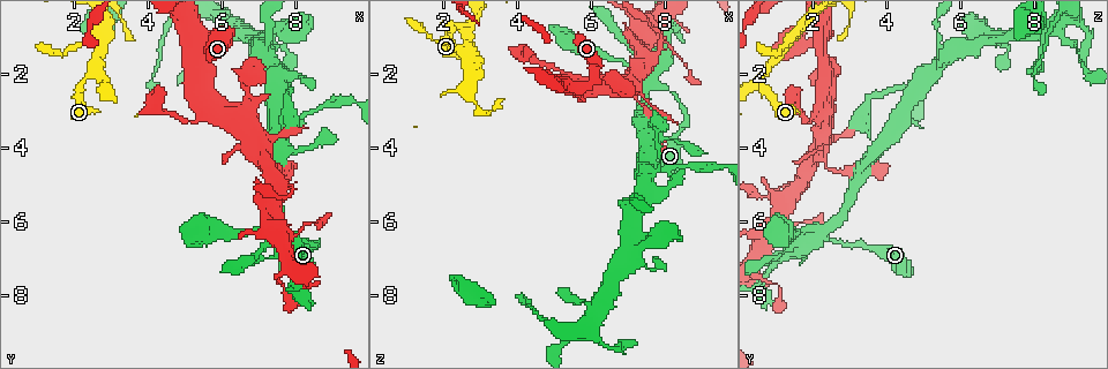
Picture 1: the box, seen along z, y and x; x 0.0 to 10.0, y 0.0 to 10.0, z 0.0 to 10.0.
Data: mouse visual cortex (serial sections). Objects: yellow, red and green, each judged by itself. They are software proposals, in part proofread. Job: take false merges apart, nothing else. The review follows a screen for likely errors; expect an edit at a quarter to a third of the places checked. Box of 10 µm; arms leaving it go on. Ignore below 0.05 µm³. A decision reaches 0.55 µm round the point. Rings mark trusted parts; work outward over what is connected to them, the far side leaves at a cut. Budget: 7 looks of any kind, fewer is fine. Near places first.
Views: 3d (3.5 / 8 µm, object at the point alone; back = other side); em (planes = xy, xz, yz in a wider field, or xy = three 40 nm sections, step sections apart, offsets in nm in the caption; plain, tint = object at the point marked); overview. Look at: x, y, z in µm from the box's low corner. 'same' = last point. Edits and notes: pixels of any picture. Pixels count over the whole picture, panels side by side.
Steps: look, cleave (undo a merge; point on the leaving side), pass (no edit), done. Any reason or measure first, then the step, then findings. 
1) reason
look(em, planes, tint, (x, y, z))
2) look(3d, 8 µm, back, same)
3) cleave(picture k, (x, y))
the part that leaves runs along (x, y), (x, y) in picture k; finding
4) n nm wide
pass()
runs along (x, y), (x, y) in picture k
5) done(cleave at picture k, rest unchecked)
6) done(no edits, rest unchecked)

abrupt turn
look(3d, 8 µm, back, (6.80, 2.20, 2.25))

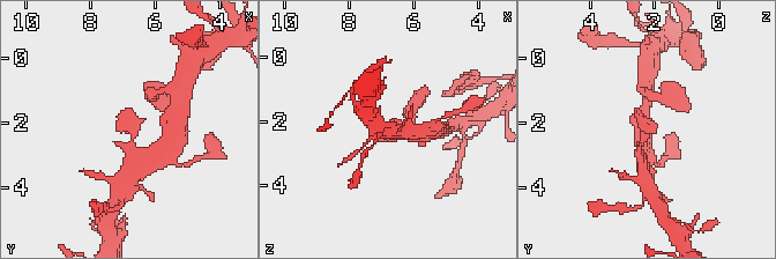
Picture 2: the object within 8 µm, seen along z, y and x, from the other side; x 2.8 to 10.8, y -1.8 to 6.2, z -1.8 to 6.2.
shape alone is not enough
look(em, xy, step 3, tint, same)

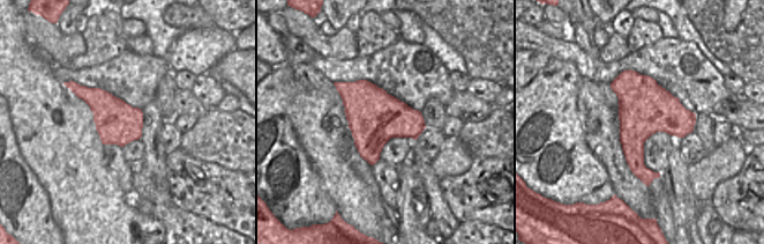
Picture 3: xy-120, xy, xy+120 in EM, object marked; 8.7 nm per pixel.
pass()
runs along (135, 155), (129, 125), (116, 120) in picture 2; continuous, no second cell

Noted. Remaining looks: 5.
three arms meet
look(3d, 3.5 µm, (7.15, 4.20, 2.20))

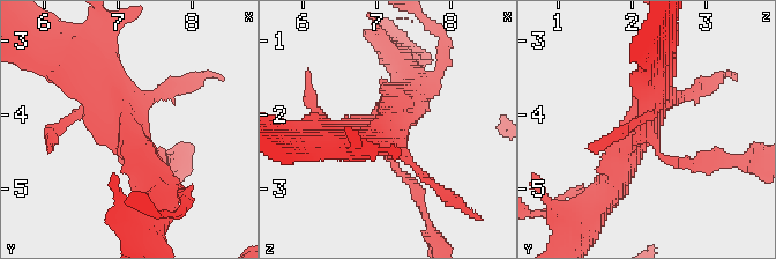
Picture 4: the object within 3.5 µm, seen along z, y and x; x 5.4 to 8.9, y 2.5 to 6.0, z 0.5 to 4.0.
look(em, xy, step 2, tint, (7.10, 4.15, 2.15))

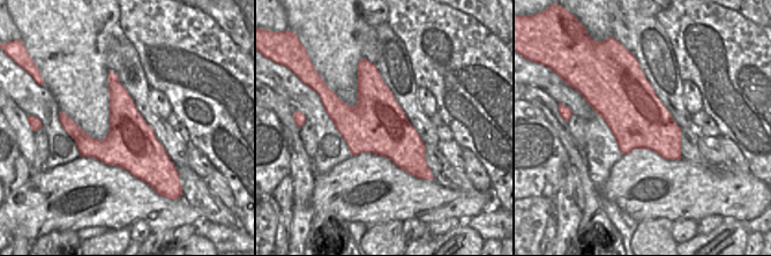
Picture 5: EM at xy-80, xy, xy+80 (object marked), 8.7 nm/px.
500 nm wide
pass()
runs along (84, 65), (113, 90), (156, 186) in picture 4; one cell here

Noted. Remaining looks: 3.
branch point
look(3d, 8 µm, (2.45, 2.05, 0.75))

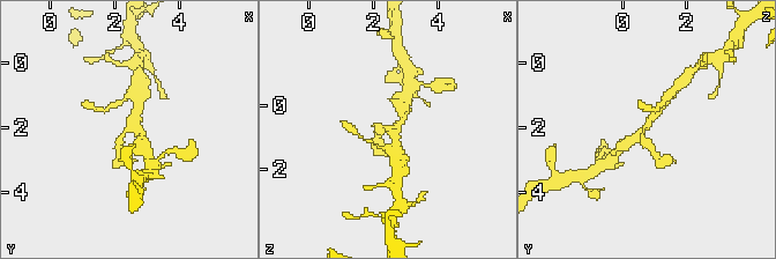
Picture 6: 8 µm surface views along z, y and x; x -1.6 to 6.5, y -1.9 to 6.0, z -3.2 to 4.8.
closer look
look(3d, 3.5 µm, same)

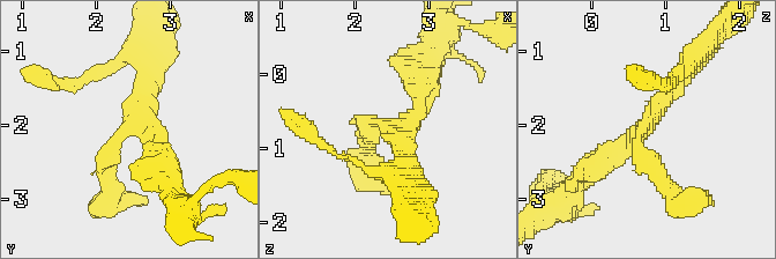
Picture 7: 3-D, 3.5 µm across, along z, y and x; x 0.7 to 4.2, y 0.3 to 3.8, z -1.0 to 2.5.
3 arms; arms of 150, 150, 200 nm
look(em, xy, step 5, tint, (2.45, 2.05, 0.70))

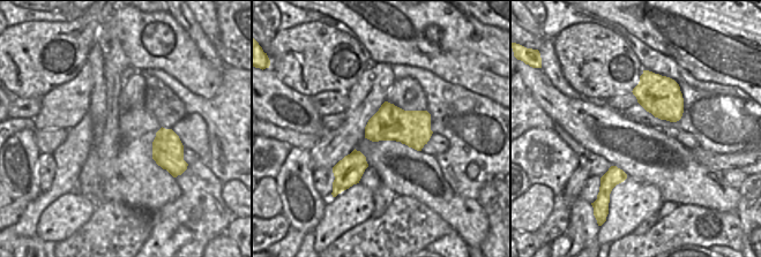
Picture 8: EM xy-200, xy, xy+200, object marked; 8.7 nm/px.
pass()
runs along (105, 189), (148, 68) in picture 7; all the same cell

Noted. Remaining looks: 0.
done(no edits, rest unchecked)

